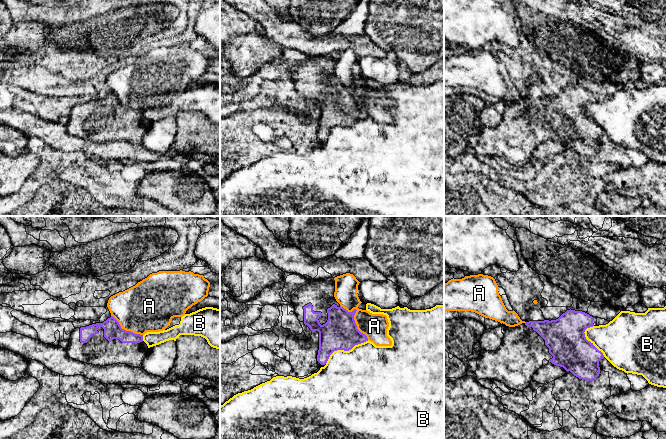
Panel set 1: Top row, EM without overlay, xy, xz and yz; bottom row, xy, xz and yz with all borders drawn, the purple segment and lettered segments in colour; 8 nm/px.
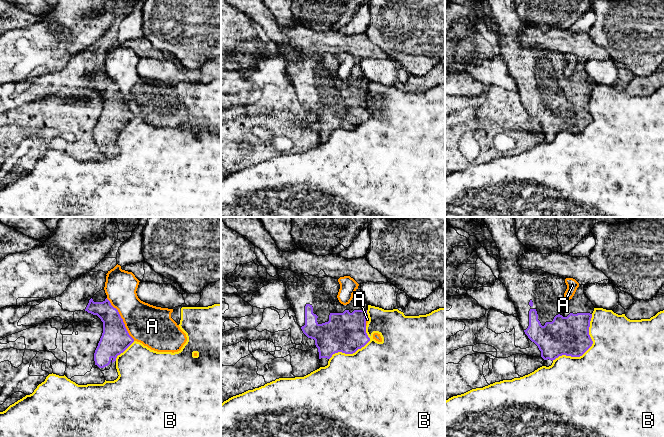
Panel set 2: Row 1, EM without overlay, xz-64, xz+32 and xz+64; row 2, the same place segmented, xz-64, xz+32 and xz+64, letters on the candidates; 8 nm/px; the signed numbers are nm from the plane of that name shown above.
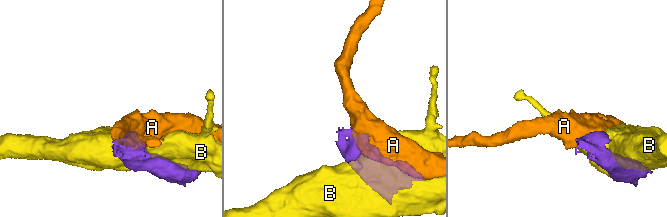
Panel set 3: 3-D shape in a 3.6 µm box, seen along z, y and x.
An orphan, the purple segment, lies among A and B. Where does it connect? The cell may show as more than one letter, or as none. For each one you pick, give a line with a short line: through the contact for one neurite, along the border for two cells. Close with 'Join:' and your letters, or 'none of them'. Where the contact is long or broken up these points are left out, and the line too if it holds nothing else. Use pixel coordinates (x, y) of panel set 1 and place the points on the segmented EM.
Join: none of them

